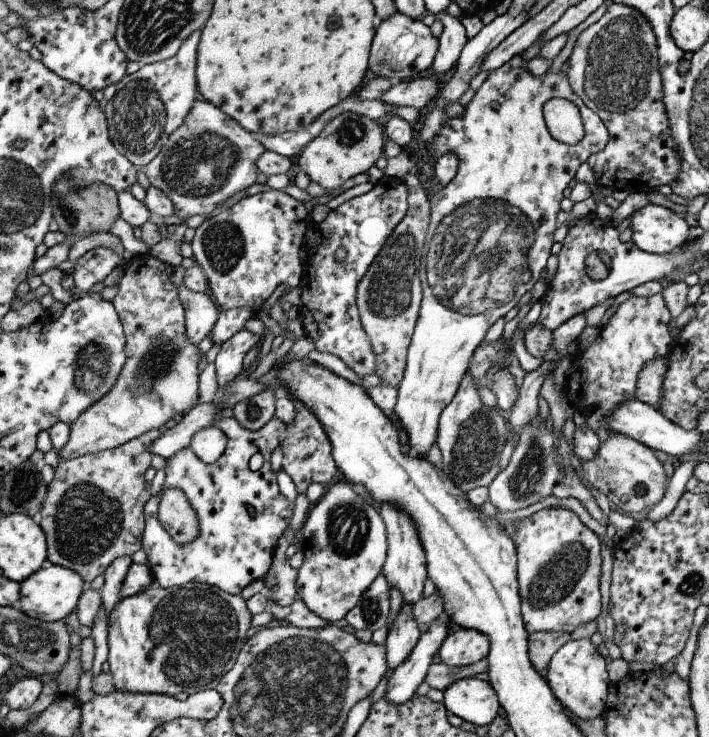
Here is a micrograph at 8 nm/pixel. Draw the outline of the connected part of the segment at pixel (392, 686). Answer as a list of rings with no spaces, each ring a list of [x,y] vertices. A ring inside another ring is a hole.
[[[444,612],[442,616],[430,623],[426,632],[421,633],[408,658],[389,674],[384,697],[387,701],[392,701],[392,704],[400,704],[408,702],[412,695],[416,694],[418,686],[425,680],[429,666],[433,663],[434,655],[437,654],[444,639],[449,635],[451,622],[452,620]]]

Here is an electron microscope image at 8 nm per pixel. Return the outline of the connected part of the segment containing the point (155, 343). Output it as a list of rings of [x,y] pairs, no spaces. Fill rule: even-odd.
[[[147,252],[131,258],[124,269],[124,275],[117,284],[118,292],[113,299],[113,305],[119,314],[125,334],[126,362],[110,392],[70,425],[69,439],[57,451],[60,461],[96,454],[123,445],[149,430],[172,423],[174,416],[184,416],[184,412],[194,408],[194,404],[199,400],[198,361],[202,355],[198,345],[192,345],[185,335],[185,308],[178,299],[177,288],[170,281],[173,267]]]

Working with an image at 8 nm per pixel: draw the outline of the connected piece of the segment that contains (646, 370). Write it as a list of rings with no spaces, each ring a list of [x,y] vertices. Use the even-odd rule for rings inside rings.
[[[656,357],[642,366],[637,380],[635,398],[650,406],[659,405],[661,397],[662,376],[667,371],[666,360]]]

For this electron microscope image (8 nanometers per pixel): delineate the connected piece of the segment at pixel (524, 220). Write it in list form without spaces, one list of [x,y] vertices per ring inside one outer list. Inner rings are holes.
[[[514,55],[500,68],[489,72],[472,100],[464,106],[464,112],[459,117],[444,121],[443,127],[427,148],[428,154],[434,157],[457,154],[458,168],[450,184],[435,191],[431,198],[429,237],[425,242],[422,275],[419,277],[423,297],[393,408],[407,432],[412,456],[427,458],[430,448],[437,442],[440,415],[460,388],[475,348],[483,342],[490,326],[505,316],[532,289],[546,268],[546,260],[554,244],[554,231],[557,229],[556,215],[561,210],[560,201],[564,198],[562,192],[574,182],[580,164],[587,162],[594,152],[600,152],[609,139],[604,122],[572,92],[566,73],[546,71],[535,76],[528,71],[529,61],[522,55]],[[554,97],[572,101],[581,109],[584,122],[588,122],[586,134],[578,144],[558,142],[549,133],[543,106]]]

